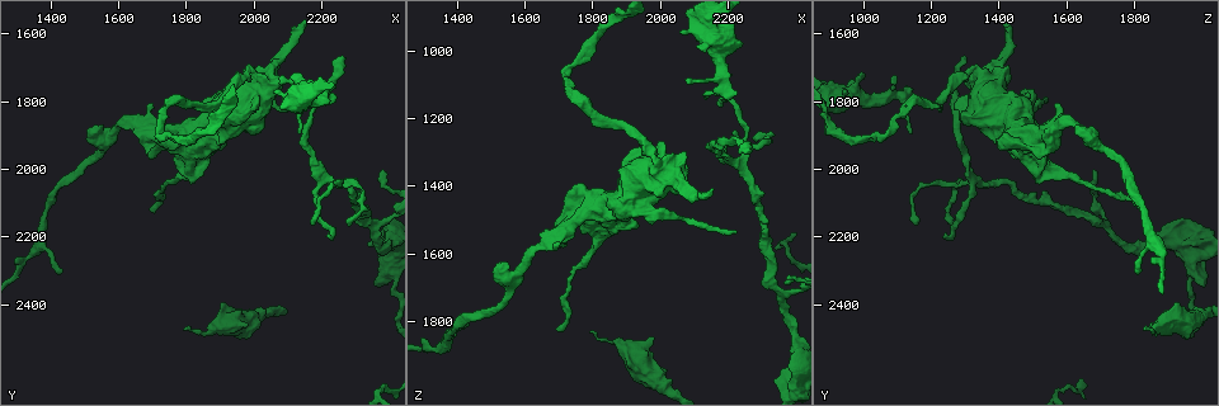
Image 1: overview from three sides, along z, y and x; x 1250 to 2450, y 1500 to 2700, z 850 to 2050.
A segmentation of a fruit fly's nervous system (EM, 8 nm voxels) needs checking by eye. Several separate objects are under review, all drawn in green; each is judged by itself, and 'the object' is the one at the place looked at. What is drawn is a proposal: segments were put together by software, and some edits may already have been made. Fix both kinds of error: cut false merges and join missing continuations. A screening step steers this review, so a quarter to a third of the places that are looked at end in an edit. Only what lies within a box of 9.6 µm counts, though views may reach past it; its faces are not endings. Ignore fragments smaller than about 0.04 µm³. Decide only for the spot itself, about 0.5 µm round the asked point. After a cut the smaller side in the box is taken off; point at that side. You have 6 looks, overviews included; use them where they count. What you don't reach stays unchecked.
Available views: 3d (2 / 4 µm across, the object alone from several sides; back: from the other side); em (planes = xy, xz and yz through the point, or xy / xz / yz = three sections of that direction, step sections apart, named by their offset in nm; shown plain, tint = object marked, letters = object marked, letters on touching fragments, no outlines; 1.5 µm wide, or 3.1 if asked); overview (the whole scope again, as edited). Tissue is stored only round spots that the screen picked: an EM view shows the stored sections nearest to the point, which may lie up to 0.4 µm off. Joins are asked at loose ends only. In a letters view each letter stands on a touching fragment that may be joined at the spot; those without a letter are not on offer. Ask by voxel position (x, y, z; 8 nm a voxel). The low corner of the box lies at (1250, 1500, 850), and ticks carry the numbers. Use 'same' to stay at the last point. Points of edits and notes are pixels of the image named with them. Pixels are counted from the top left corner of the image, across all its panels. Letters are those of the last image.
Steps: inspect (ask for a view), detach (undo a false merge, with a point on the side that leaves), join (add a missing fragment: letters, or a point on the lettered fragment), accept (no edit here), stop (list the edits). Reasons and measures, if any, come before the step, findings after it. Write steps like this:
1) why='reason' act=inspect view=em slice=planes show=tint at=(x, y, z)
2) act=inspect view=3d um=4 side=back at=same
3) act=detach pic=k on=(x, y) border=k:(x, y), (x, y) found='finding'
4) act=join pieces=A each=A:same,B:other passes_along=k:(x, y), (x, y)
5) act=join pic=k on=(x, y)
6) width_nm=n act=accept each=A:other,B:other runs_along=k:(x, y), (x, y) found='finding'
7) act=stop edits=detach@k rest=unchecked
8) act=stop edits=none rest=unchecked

why='free end' act=inspect view=3d um=2 at=(1800, 2480, 1830)

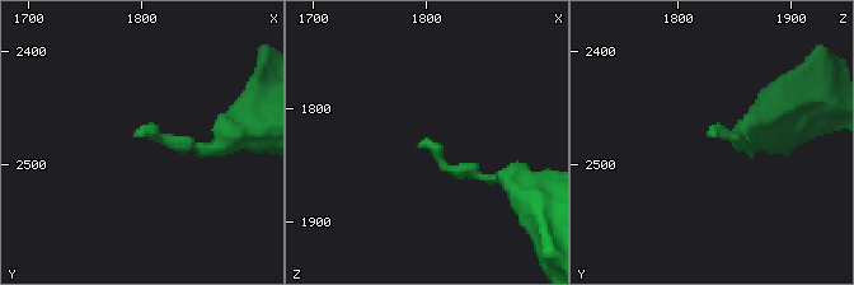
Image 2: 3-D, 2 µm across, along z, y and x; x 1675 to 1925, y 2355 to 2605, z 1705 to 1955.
act=inspect view=em slice=planes show=letters at=(1794, 2470, 1830)

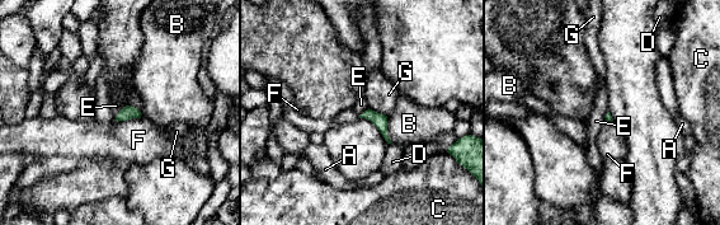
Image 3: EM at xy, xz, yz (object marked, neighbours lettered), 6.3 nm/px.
act=accept each=A:other,B:other,C:other,D:other,E:other,F:other,G:other border=3:(121, 108), (116, 121) found='none of them fits'

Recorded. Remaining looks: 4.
act=inspect view=3d um=4 at=(2070, 1770, 940)

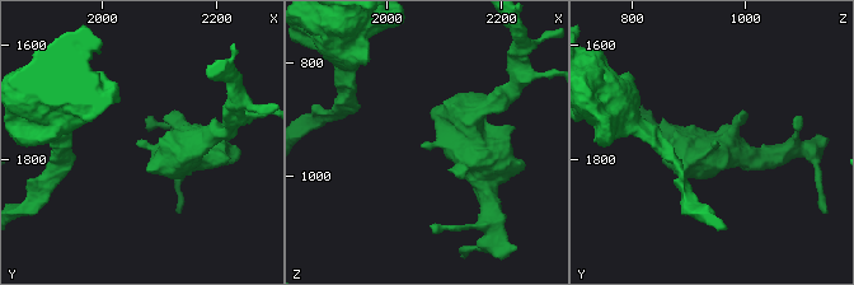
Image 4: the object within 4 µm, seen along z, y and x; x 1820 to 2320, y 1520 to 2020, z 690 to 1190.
act=inspect view=em slice=planes show=letters at=(2065, 1770, 945)

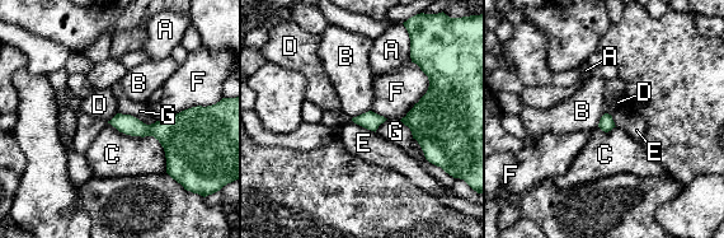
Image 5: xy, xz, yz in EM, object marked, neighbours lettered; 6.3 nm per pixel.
act=accept each=A:other,B:other,C:other,D:other,E:other,F:other,G:other border=5:(371, 110), (352, 118) found='no lettered fragment goes on from it'

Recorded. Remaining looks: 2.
why='an open end' act=inspect view=3d um=4 at=(1530, 1880, 1630)

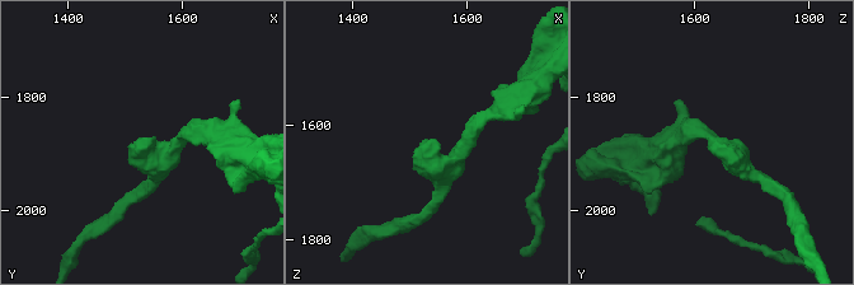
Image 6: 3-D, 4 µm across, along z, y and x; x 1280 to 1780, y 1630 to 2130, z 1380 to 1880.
act=inspect view=em slice=planes show=letters at=(1520, 1885, 1625)

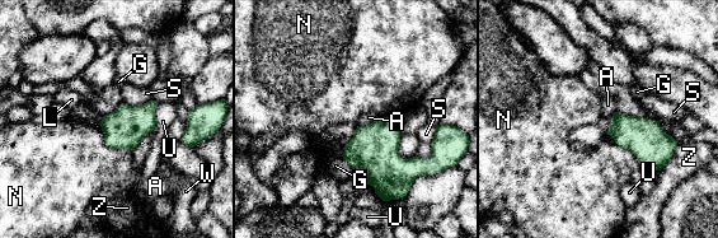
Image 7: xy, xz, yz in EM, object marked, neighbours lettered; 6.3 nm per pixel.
longest_contact=N:260nm act=accept each=A:other,G:other,L:other,N:other,S:other,U:other,W:other,Z:other border=7:(379, 117), (357, 127) found='no lettered fragment goes on from it'

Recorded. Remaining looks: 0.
act=stop edits=none rest=unchecked

